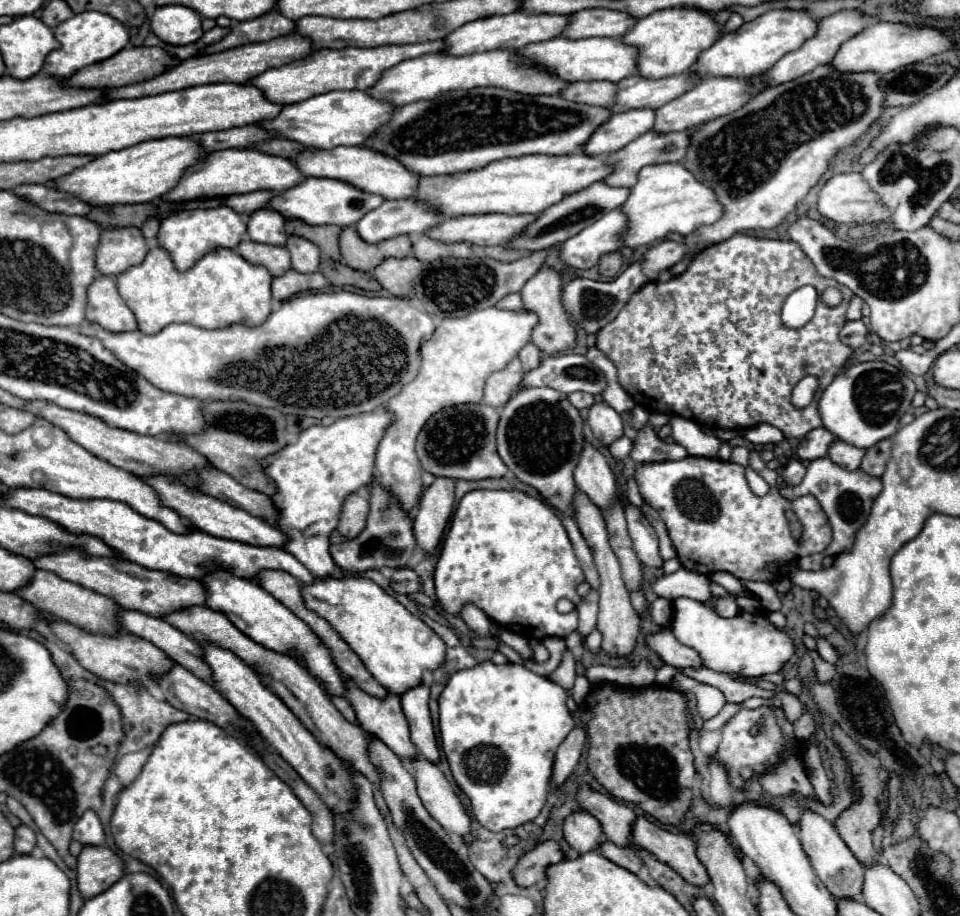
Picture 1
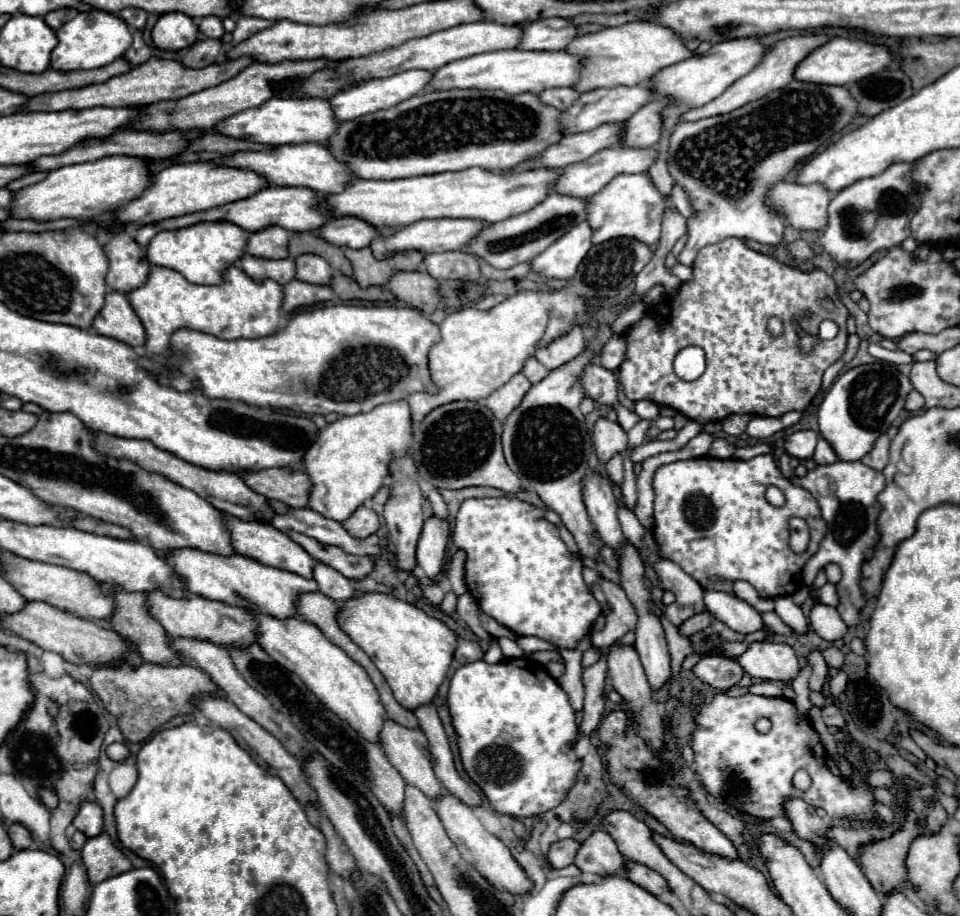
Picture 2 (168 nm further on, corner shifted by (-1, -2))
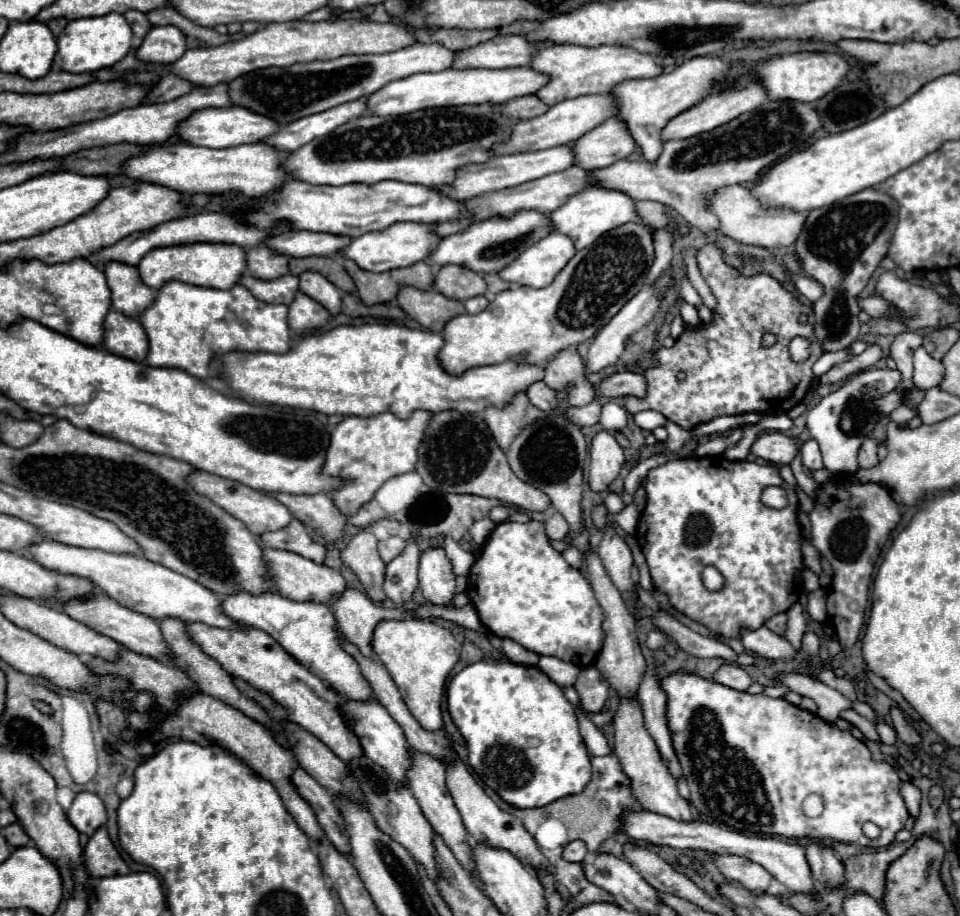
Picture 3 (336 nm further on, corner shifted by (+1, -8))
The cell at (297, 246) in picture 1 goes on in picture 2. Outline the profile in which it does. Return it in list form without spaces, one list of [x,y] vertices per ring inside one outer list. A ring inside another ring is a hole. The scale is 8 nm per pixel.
[[[300,255],[296,257],[296,279],[312,285],[330,285],[332,269],[318,255]]]

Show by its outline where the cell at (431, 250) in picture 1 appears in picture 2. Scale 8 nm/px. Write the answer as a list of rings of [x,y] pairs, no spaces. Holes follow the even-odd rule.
[[[446,251],[424,255],[424,269],[434,279],[458,279],[458,281],[478,281],[480,267],[472,253]]]

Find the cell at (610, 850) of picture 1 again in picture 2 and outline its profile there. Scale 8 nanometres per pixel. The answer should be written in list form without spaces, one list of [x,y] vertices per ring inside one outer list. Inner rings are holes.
[[[628,861],[624,873],[626,873],[626,877],[628,877],[632,883],[640,885],[642,889],[646,889],[648,893],[652,893],[652,895],[656,895],[656,897],[660,897],[662,893],[670,893],[670,887],[668,887],[666,879],[664,879],[662,875],[658,875],[656,871],[648,869],[646,865]]]

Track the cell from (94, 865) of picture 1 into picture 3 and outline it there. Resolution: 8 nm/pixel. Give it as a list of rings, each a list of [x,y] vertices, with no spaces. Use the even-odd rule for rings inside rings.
[[[100,827],[88,841],[84,855],[82,855],[84,867],[90,873],[90,877],[110,877],[110,875],[126,875],[130,873],[128,865],[122,861],[118,851],[114,849],[106,827]]]

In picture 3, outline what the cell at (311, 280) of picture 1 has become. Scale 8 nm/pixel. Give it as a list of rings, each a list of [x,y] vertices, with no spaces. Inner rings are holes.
[[[296,293],[294,301],[288,307],[288,325],[294,333],[306,333],[314,327],[322,327],[326,325],[330,313],[326,311],[326,307],[322,307],[318,301],[310,299],[304,293]]]

